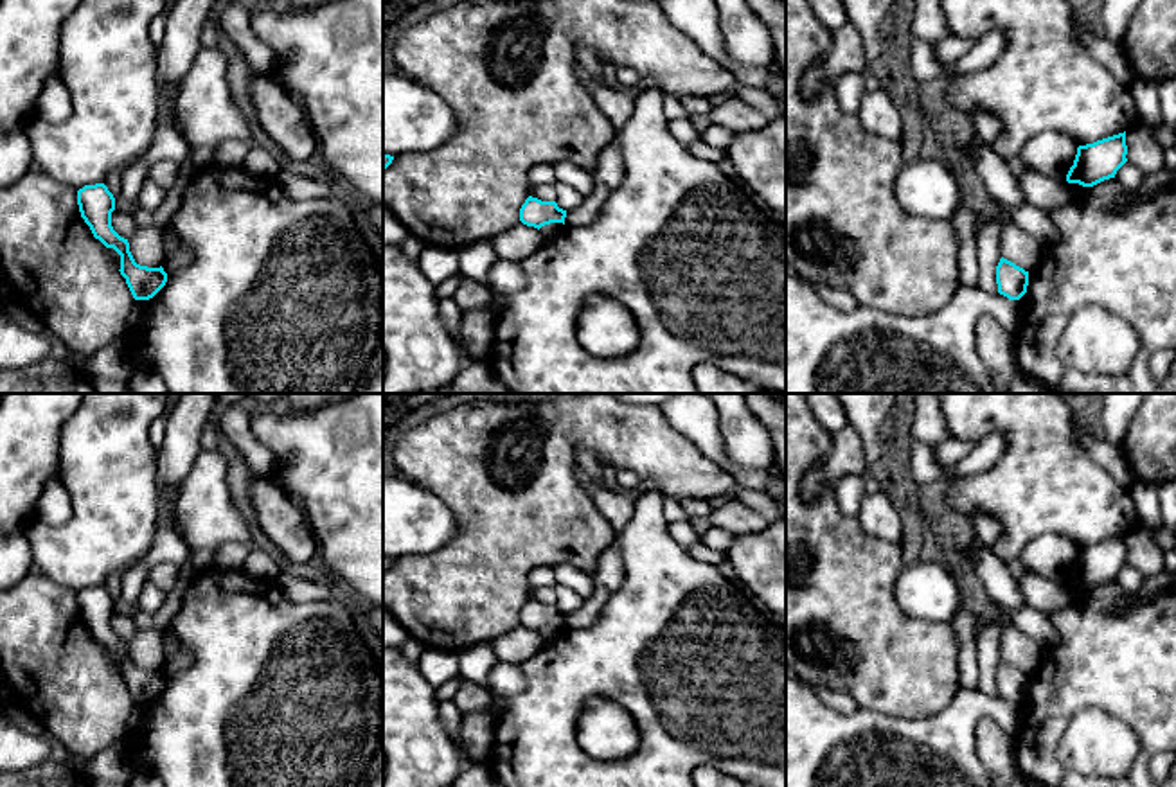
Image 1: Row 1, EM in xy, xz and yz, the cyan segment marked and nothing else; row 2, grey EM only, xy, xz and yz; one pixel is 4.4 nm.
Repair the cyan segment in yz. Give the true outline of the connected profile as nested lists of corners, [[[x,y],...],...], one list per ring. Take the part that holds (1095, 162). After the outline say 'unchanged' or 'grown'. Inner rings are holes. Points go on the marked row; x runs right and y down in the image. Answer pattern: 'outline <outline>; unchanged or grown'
outline [[[1126,131],[1093,144],[1079,146],[1066,181],[1093,187],[1115,178],[1117,171],[1127,162],[1126,155]]]; unchanged

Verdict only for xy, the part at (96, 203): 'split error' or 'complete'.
complete

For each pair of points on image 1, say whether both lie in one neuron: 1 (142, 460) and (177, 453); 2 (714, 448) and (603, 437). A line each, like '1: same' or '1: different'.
1: different
2: different

